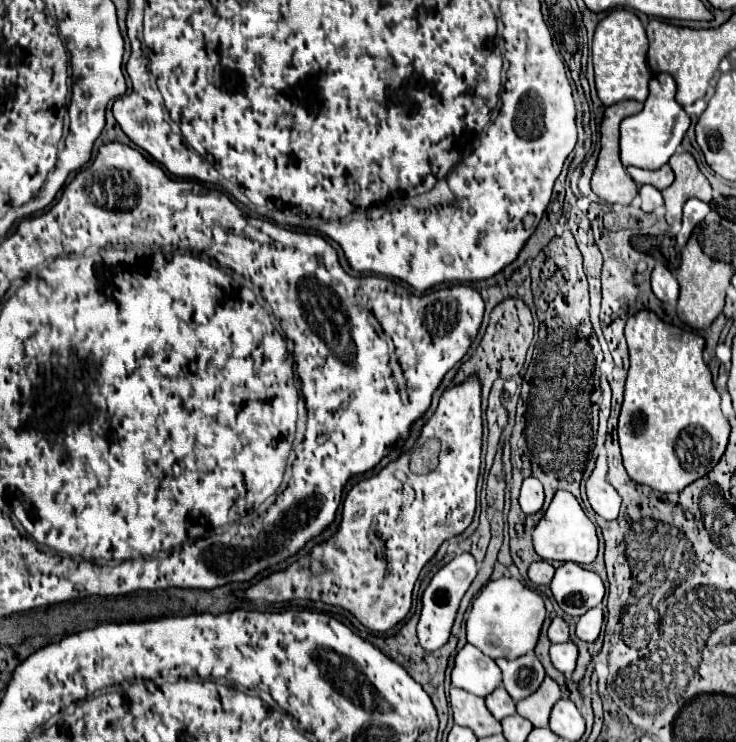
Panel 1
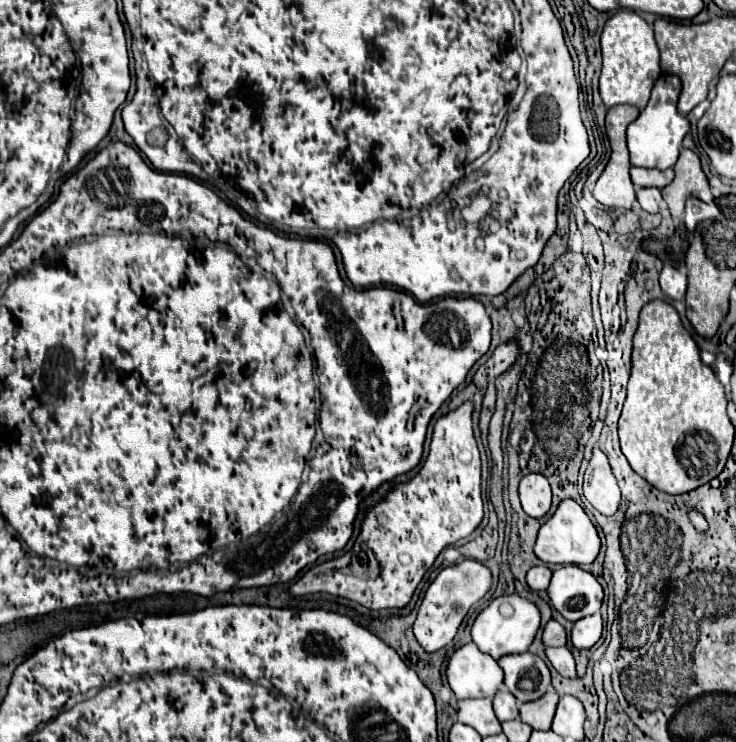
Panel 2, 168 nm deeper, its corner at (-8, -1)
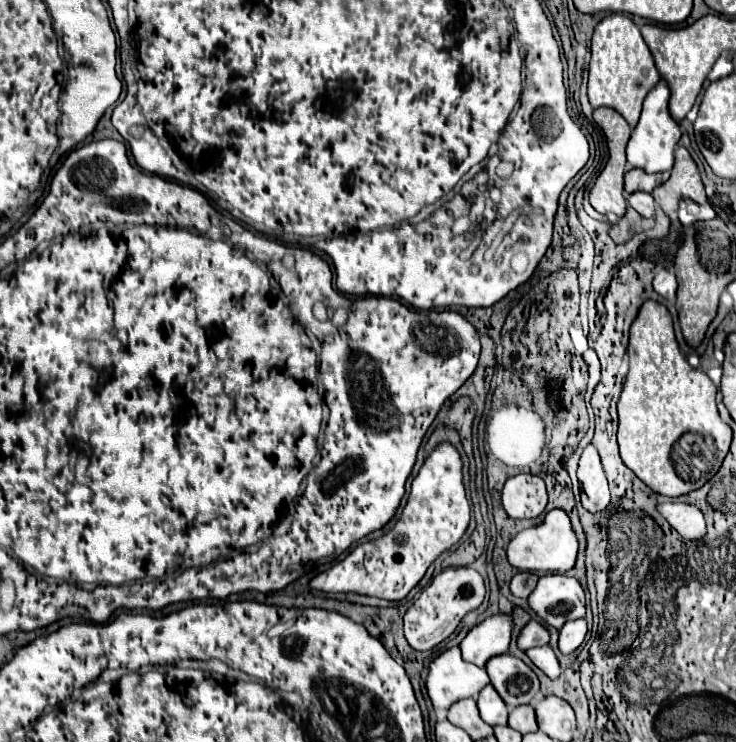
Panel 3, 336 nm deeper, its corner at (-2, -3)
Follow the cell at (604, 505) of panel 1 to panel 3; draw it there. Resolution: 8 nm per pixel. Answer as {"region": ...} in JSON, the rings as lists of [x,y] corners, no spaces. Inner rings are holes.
{"region":[[[588,445],[580,457],[578,481],[580,481],[582,507],[588,509],[590,513],[604,511],[610,503],[610,491],[608,491],[608,481],[594,445]]]}

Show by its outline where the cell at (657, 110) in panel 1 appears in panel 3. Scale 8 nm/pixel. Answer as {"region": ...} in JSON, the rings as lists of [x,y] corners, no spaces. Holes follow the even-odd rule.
{"region":[[[660,79],[658,85],[646,95],[640,121],[632,129],[632,135],[630,135],[630,141],[626,147],[628,167],[640,167],[646,173],[660,173],[660,171],[672,169],[674,149],[676,149],[676,143],[678,143],[682,131],[680,131],[680,125],[668,113],[668,99],[670,99],[670,89],[668,89],[666,81]]]}

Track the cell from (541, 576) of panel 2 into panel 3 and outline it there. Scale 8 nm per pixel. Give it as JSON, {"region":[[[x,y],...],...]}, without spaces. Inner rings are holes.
{"region":[[[520,571],[514,575],[512,583],[510,583],[510,591],[516,595],[516,597],[522,597],[522,599],[528,599],[530,593],[534,591],[538,583],[538,575],[532,573],[532,571]]]}

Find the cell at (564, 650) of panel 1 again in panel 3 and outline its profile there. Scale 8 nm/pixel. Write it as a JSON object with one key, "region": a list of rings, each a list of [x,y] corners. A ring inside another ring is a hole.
{"region":[[[546,645],[546,647],[534,647],[534,649],[530,649],[526,655],[528,655],[530,661],[532,661],[540,671],[544,671],[550,679],[558,679],[558,677],[560,677],[562,669],[560,669],[560,663],[558,663],[558,659],[556,659],[556,653],[552,651],[550,645]]]}

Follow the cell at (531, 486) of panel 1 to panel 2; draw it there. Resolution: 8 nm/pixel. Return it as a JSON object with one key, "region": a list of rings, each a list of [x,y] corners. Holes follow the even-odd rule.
{"region":[[[530,473],[520,479],[518,485],[518,497],[522,503],[522,509],[530,517],[542,517],[550,509],[550,483],[542,473]]]}

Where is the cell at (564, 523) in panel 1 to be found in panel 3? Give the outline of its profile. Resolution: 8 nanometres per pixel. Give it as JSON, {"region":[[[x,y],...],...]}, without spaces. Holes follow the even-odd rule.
{"region":[[[562,509],[548,511],[542,525],[520,531],[508,545],[508,561],[520,571],[566,573],[576,565],[576,557],[578,557],[578,537],[574,533],[568,513]]]}

